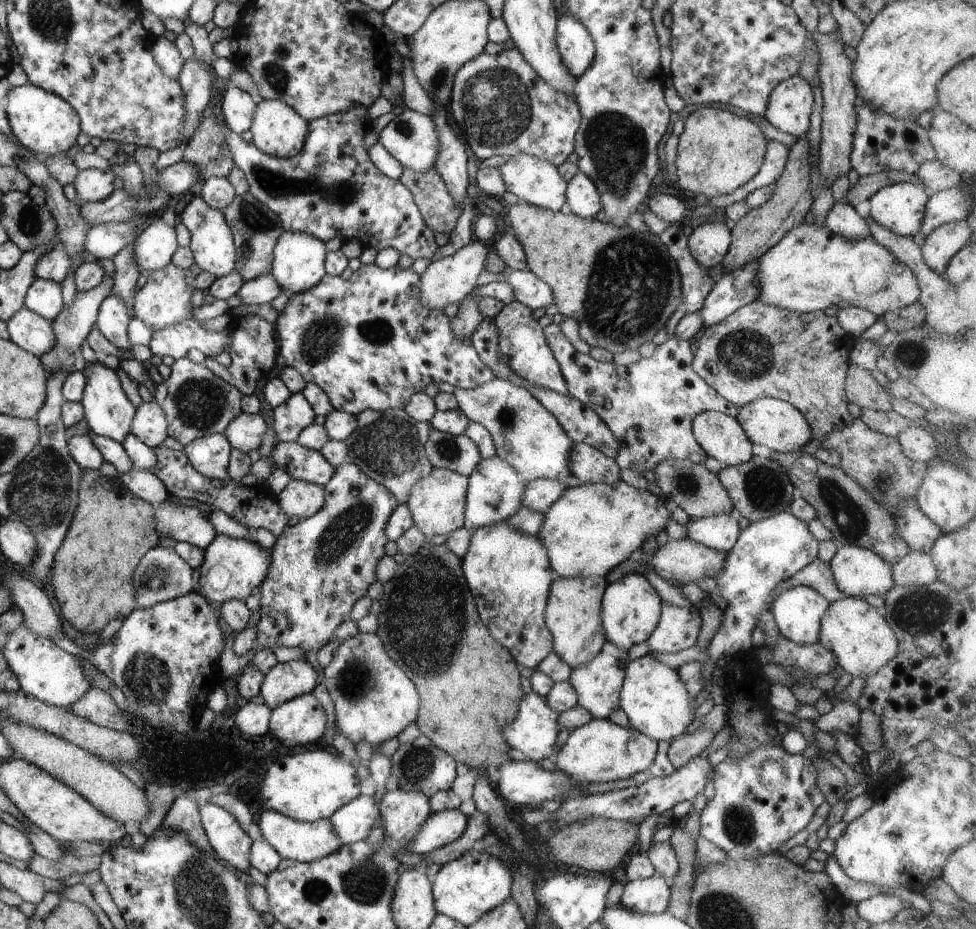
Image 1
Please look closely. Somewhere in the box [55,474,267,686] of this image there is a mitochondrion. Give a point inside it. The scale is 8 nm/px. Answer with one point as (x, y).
(155, 576)

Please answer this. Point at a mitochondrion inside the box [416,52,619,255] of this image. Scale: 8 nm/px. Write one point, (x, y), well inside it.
(495, 104)

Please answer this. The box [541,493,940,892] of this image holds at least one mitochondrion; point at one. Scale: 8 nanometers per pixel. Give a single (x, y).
(739, 825)

